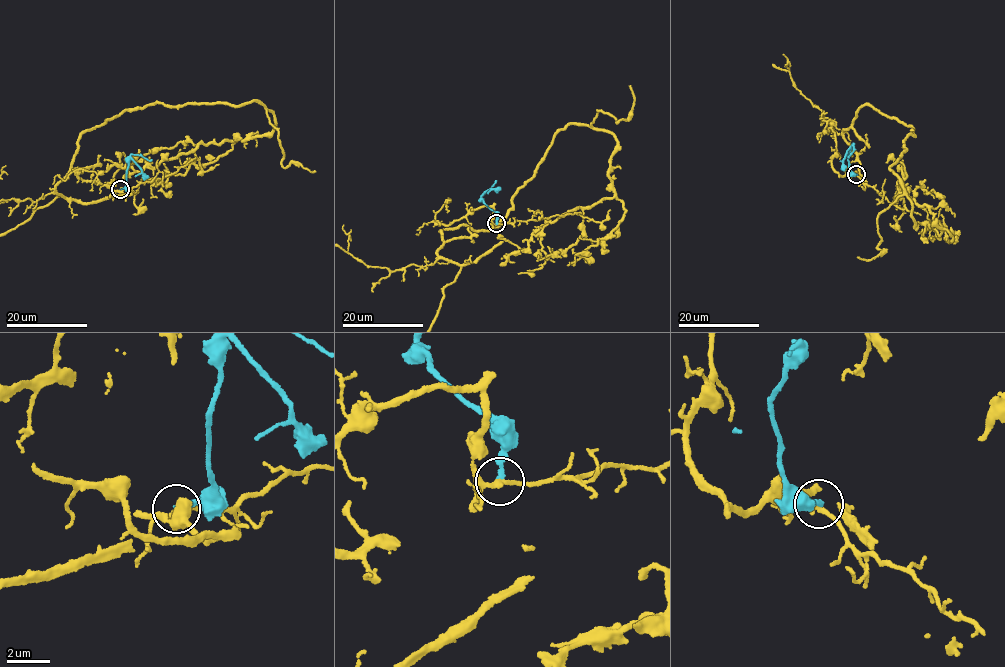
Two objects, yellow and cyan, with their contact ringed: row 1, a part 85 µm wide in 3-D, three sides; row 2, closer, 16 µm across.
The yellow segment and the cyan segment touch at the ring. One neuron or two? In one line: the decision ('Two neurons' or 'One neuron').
Two neurons

